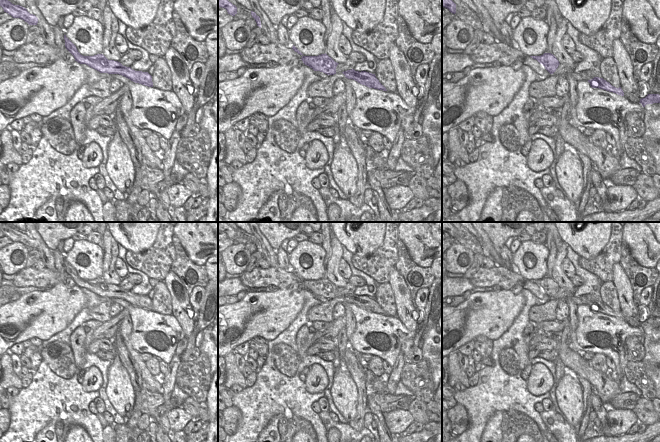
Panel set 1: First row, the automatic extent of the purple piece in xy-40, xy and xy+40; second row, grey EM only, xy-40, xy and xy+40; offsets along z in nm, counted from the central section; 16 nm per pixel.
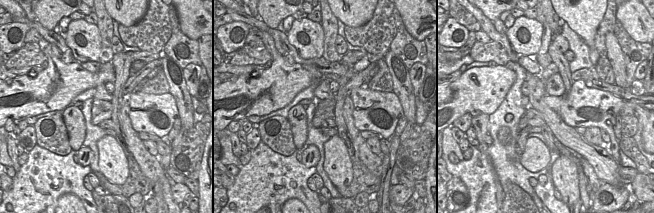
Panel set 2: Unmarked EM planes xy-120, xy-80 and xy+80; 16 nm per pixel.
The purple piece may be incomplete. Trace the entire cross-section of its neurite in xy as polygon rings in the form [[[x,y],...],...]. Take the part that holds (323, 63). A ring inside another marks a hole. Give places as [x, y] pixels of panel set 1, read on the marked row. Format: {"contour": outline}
{"contour": [[[326,53],[318,56],[302,56],[301,60],[314,71],[320,71],[327,75],[336,74],[336,67],[339,64]]]}

